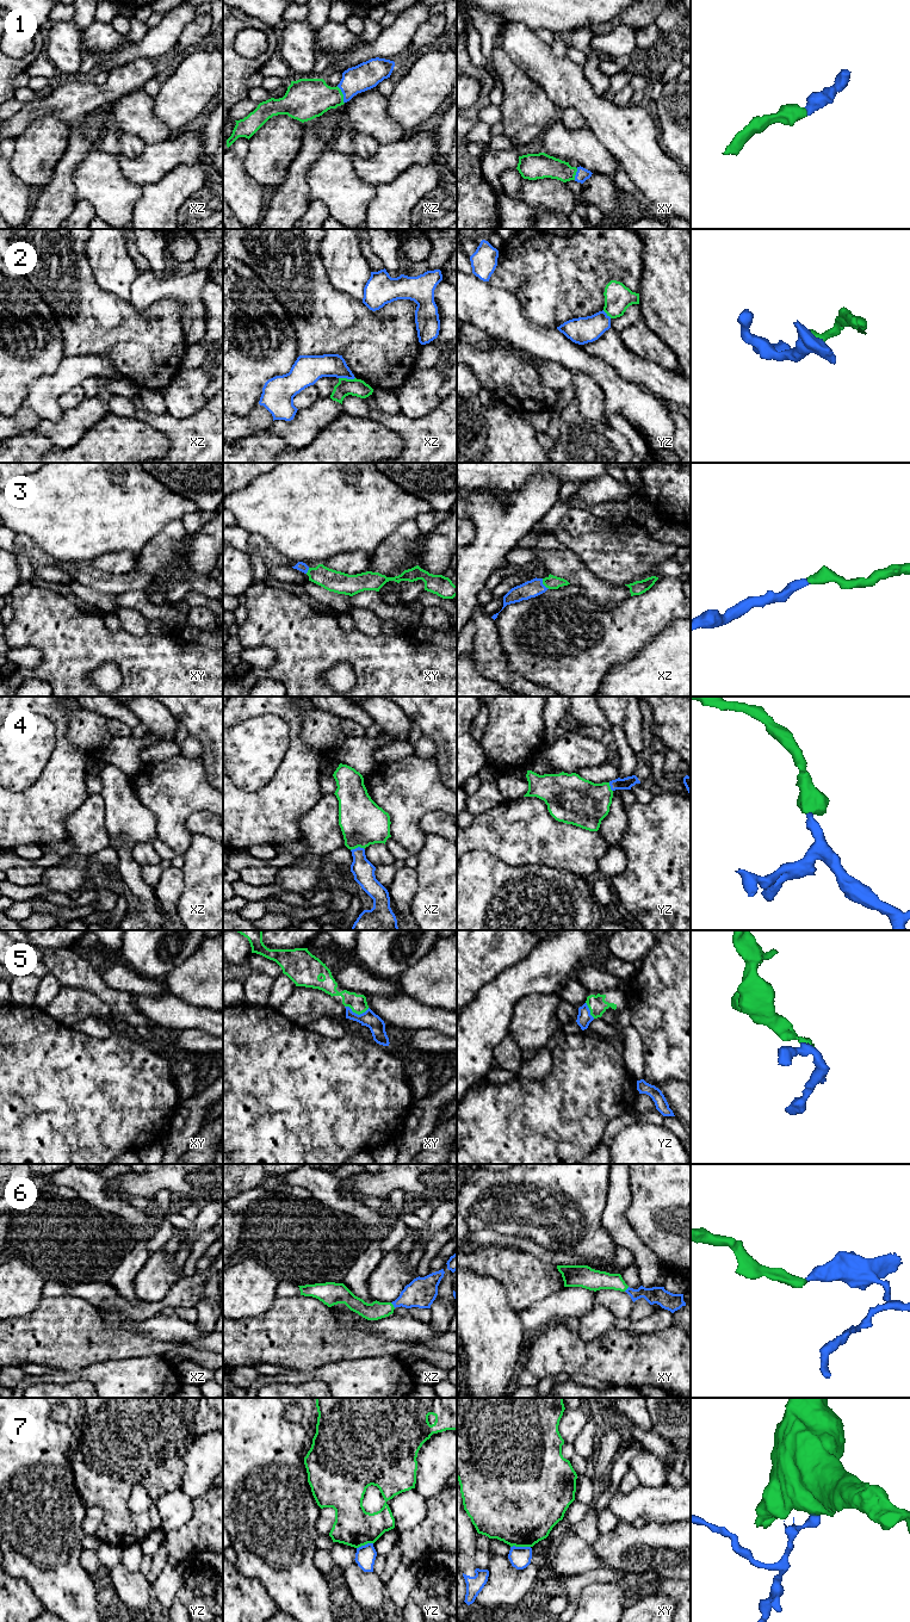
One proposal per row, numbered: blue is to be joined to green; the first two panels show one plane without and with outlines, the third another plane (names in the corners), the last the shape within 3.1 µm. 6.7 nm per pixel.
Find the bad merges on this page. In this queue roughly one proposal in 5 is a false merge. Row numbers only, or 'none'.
2, 7

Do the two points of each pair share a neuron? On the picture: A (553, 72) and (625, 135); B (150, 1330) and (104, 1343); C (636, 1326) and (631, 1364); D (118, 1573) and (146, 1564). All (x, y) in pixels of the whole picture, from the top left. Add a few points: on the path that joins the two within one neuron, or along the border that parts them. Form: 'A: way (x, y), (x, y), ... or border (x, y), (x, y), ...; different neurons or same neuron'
A: way (569, 87), (607, 121); same neuron
B: border (115, 1325), (137, 1329), (152, 1338), (168, 1342); different neurons
C: border (627, 1329), (632, 1332), (655, 1332), (662, 1330); different neurons
D: border (140, 1571), (144, 1576); different neurons

